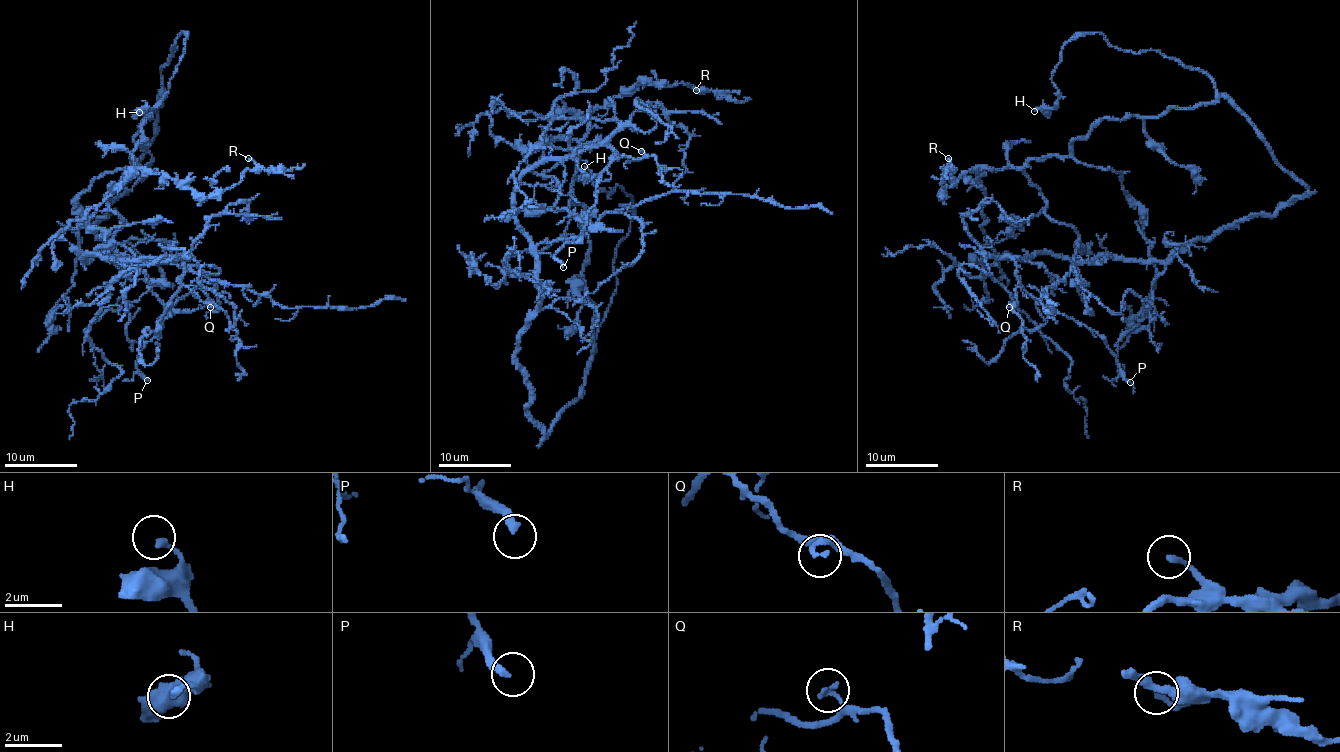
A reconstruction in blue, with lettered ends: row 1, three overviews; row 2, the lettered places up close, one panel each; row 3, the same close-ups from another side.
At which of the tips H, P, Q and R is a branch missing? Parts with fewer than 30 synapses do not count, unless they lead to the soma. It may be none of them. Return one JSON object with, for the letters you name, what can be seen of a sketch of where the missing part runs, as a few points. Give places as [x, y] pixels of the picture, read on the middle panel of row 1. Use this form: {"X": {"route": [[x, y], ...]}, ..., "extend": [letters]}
{"extend": []}

